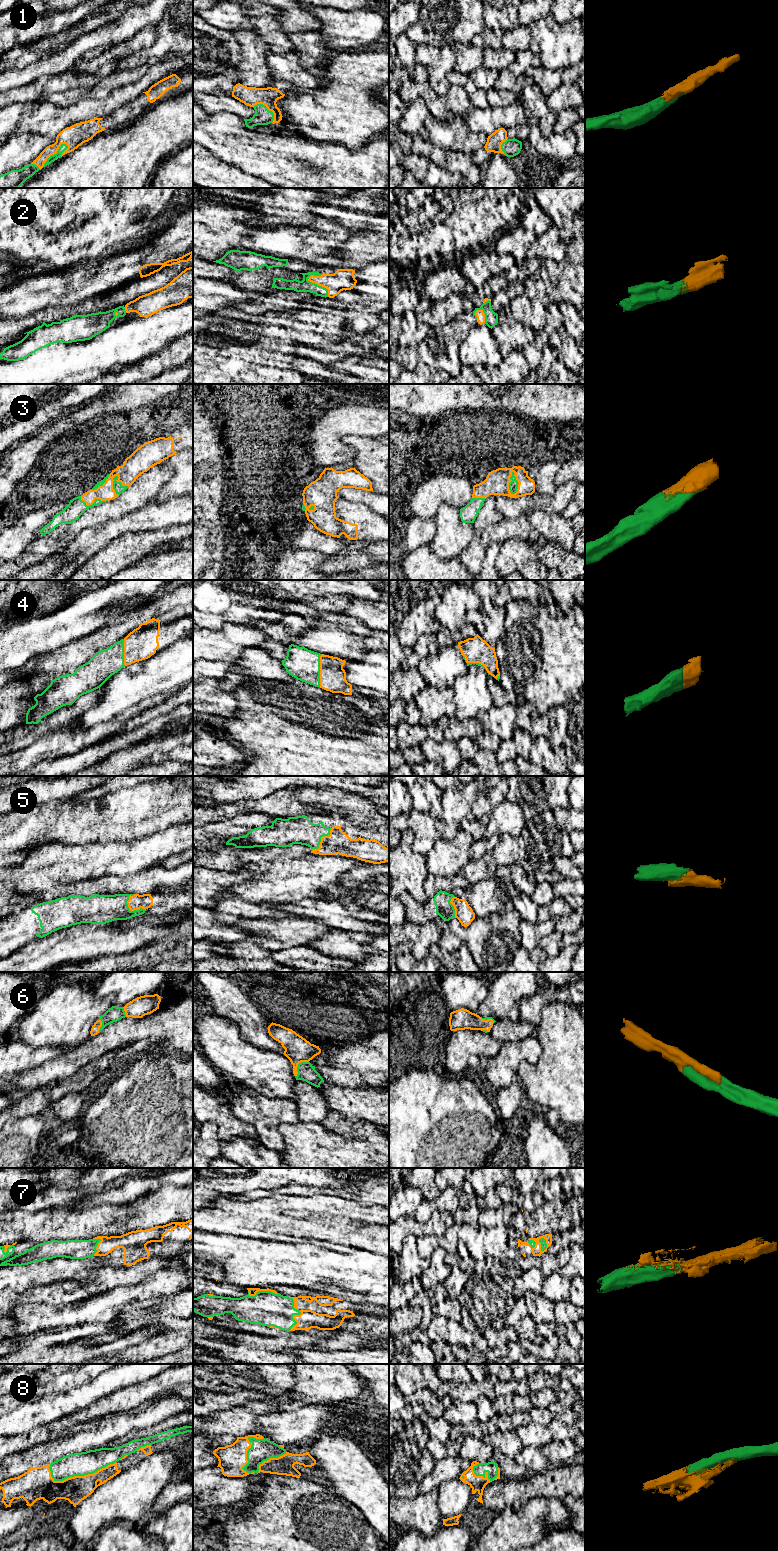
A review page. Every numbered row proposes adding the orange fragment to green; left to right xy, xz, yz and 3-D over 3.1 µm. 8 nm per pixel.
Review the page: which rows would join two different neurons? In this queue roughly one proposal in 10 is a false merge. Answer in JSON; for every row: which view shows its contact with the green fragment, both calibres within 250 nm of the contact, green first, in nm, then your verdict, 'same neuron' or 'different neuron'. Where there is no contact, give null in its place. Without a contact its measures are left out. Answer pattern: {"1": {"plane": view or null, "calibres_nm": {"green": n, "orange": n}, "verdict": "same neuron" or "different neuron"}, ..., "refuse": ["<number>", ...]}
{"1": {"plane": "xy", "calibres_nm": {"green": 60, "orange": 180}, "verdict": "same neuron"}, "2": {"plane": "xz", "calibres_nm": {"green": 100, "orange": 180}, "verdict": "same neuron"}, "3": {"plane": "yz", "calibres_nm": {"green": 80, "orange": 190}, "verdict": "same neuron"}, "4": {"plane": "xz", "calibres_nm": {"green": 260, "orange": 200}, "verdict": "same neuron"}, "5": {"plane": "xy", "calibres_nm": {"green": 240, "orange": 120}, "verdict": "same neuron"}, "6": {"plane": "xz", "calibres_nm": {"green": 140, "orange": 200}, "verdict": "same neuron"}, "7": {"plane": "xz", "calibres_nm": {"green": 280, "orange": 60}, "verdict": "same neuron"}, "8": {"plane": "xy", "calibres_nm": {"green": 190, "orange": 200}, "verdict": "same neuron"}, "refuse": []}

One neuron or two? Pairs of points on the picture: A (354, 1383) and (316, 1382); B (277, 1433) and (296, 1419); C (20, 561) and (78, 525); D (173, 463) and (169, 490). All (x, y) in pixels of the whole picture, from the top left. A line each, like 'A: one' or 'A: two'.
A: one
B: one
C: one
D: one

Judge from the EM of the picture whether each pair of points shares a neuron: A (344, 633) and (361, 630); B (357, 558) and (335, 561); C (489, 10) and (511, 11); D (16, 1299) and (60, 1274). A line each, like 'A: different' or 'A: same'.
A: same
B: same
C: same
D: different

